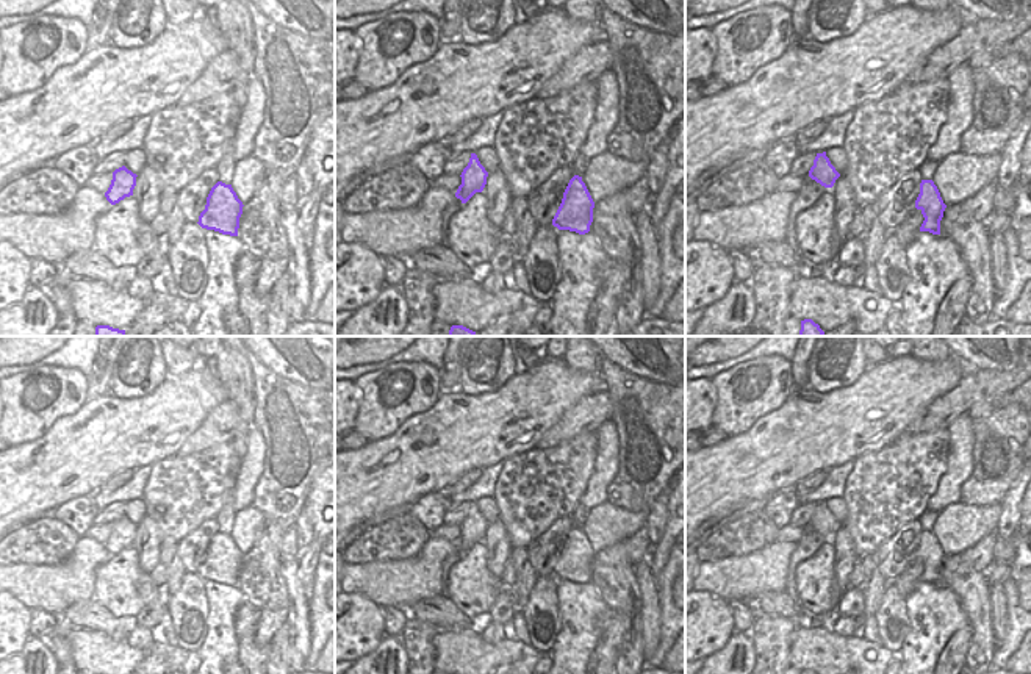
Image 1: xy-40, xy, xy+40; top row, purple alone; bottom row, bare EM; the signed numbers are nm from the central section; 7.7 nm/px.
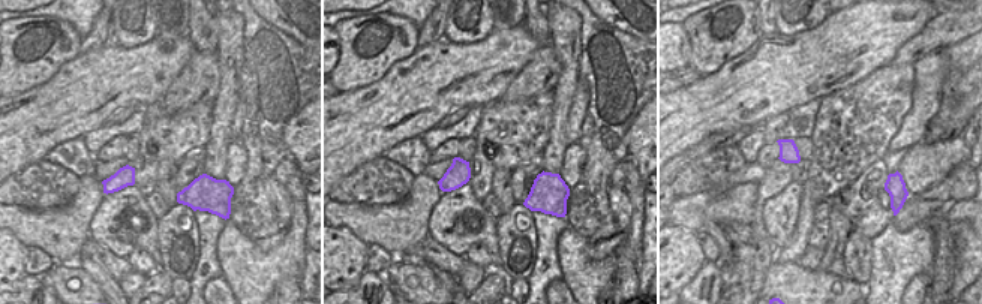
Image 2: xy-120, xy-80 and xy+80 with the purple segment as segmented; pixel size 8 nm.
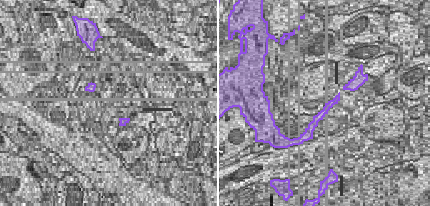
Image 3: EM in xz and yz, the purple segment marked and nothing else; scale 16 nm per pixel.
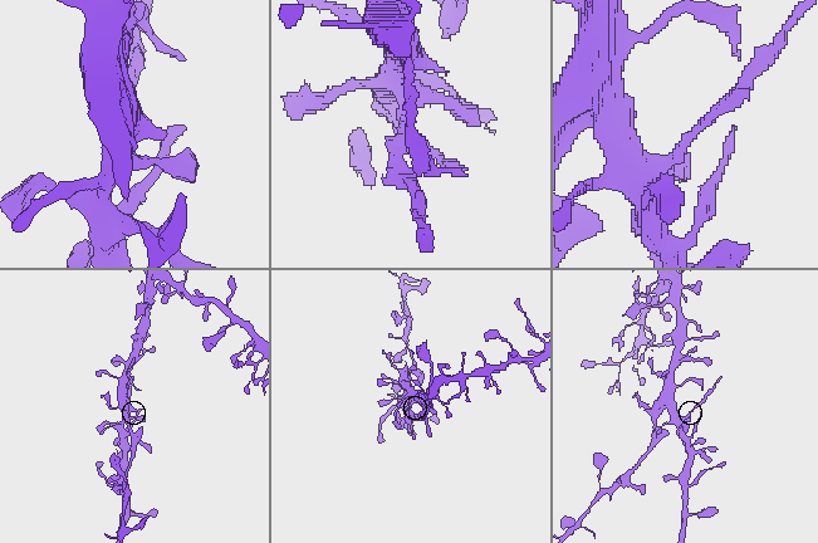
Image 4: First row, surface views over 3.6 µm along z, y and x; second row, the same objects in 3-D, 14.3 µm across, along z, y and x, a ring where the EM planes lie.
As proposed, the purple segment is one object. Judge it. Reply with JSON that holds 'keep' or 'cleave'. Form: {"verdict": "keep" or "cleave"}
{"verdict": "cleave"}

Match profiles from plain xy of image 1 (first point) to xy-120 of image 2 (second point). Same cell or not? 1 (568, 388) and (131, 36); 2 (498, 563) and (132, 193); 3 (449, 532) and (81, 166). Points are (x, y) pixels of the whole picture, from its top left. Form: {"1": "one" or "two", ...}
{"1": "two", "2": "two", "3": "two"}

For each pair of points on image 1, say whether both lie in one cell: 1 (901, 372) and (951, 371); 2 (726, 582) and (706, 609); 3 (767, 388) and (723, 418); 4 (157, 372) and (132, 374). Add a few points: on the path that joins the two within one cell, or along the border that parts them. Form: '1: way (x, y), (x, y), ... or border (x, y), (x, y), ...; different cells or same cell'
1: way (914, 372), (939, 372); same cell
2: border (701, 590), (728, 601); different cells
3: way (756, 396), (734, 412); same cell
4: way (150, 371), (147, 368), (138, 369); same cell

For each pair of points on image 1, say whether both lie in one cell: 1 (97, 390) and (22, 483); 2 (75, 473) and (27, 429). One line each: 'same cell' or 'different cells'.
1: different cells
2: different cells

